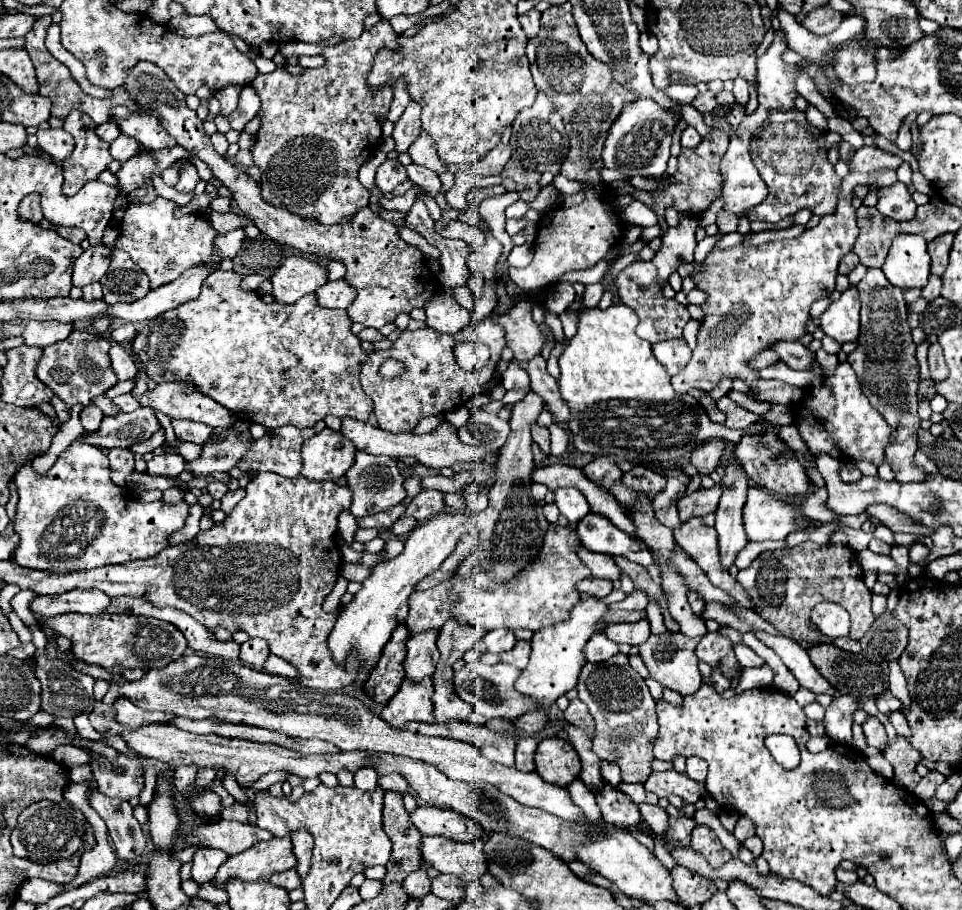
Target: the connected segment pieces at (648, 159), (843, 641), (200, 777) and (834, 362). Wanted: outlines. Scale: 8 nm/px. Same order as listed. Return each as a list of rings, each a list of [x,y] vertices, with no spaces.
[[[636,99],[618,115],[618,121],[610,127],[602,159],[606,167],[618,169],[628,177],[662,177],[666,173],[666,161],[670,157],[672,135],[676,131],[676,123],[680,117],[662,109],[652,99]]]
[[[840,637],[840,639],[834,639],[832,643],[838,645],[840,649],[850,651],[850,653],[860,653],[860,641],[854,641],[854,639],[850,639],[850,637]]]
[[[200,768],[196,776],[196,785],[199,788],[209,789],[216,778],[216,770],[213,768]]]
[[[823,348],[819,349],[815,356],[824,373],[833,372],[839,364],[837,354],[828,353]]]

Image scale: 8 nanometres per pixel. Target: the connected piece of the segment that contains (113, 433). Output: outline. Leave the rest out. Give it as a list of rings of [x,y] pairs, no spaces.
[[[140,407],[132,413],[118,413],[114,417],[104,417],[102,425],[94,433],[84,433],[78,439],[98,445],[98,447],[132,447],[144,439],[148,439],[152,433],[160,429],[158,419],[154,417],[150,407]]]

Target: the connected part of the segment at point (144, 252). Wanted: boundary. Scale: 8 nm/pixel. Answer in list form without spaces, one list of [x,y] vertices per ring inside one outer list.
[[[154,199],[152,203],[130,203],[124,219],[120,223],[120,235],[116,239],[116,249],[126,251],[134,263],[140,265],[140,269],[144,269],[144,273],[150,277],[150,287],[160,287],[166,285],[174,279],[178,279],[186,269],[194,267],[194,265],[210,265],[216,257],[216,237],[218,231],[212,227],[212,223],[202,215],[202,213],[190,213],[184,217],[176,217],[174,211],[178,209],[178,205],[174,201],[168,199]]]

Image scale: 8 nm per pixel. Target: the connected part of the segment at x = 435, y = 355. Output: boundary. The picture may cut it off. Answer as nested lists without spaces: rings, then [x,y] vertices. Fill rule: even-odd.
[[[484,317],[484,323],[468,323],[460,333],[454,333],[454,335],[438,333],[432,327],[404,331],[392,349],[370,353],[370,359],[366,361],[366,365],[362,365],[360,385],[374,401],[374,415],[378,419],[380,429],[386,429],[392,433],[406,433],[412,427],[416,427],[416,423],[422,417],[446,415],[458,407],[468,405],[476,395],[480,395],[488,389],[488,383],[492,381],[492,375],[494,375],[494,369],[502,355],[504,345],[506,345],[506,335],[504,335],[502,325],[498,321],[494,321],[492,317]],[[456,341],[486,343],[492,351],[488,365],[474,373],[458,367],[458,363],[454,359],[454,351],[452,351]],[[388,357],[402,361],[408,367],[408,371],[396,379],[382,379],[378,375],[378,367]]]

